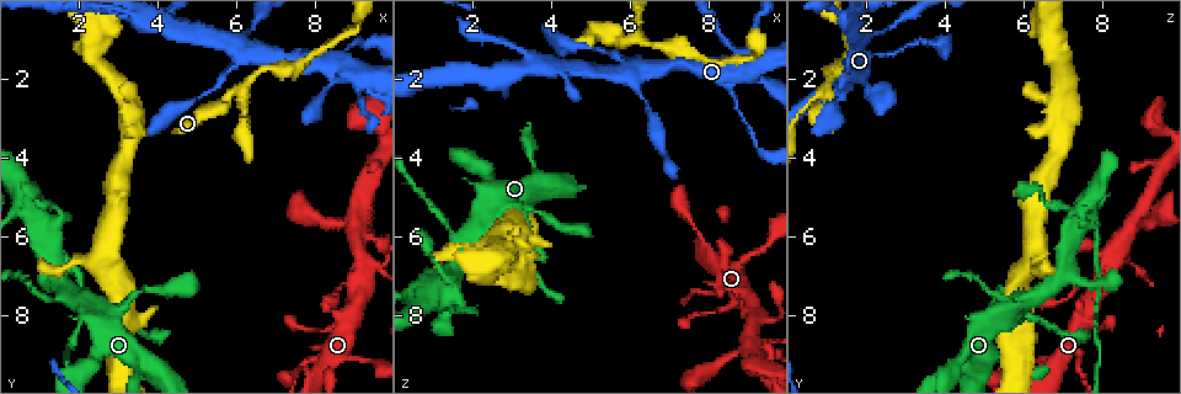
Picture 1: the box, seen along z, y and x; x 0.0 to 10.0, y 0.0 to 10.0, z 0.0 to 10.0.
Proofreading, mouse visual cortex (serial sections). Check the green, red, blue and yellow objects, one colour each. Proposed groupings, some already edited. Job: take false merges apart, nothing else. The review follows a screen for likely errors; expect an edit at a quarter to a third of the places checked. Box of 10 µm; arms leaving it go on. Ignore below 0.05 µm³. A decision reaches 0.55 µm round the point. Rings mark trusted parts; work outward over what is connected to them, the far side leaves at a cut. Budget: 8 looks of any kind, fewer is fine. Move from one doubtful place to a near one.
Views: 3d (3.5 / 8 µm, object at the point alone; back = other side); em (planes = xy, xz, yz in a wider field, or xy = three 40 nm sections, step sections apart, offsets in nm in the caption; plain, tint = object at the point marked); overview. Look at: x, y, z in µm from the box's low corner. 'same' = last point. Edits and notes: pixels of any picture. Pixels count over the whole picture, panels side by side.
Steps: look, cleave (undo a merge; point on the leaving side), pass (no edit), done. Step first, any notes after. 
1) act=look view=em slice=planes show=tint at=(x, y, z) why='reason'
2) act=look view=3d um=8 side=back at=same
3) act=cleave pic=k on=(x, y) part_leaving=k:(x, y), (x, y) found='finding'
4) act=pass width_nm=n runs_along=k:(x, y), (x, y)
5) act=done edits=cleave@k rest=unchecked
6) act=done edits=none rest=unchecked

act=look view=3d um=8 side=back at=(6.30, 1.25, 1.80) why='thin neck'

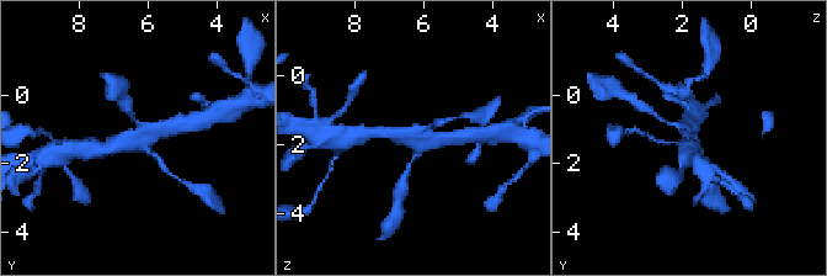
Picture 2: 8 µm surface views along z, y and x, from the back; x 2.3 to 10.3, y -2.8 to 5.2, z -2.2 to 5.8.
act=look view=3d um=3.5 at=same why='zoom in'

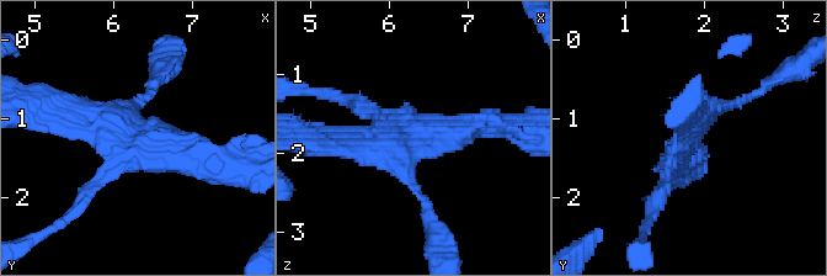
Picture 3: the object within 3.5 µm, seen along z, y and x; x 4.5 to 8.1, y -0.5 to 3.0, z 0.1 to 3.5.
act=look view=em slice=xy step=2 show=tint at=(6.30, 1.30, 1.75) why='shape alone is not enough'

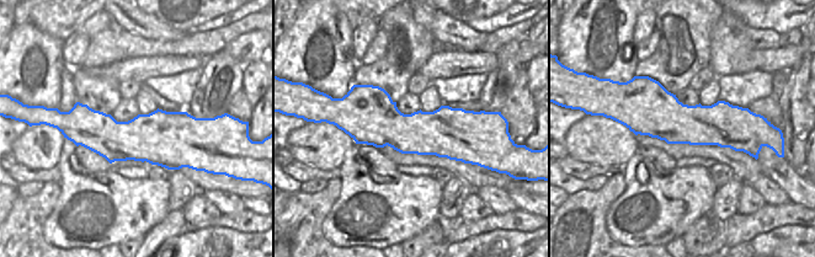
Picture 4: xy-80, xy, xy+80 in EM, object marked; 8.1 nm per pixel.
act=pass found='one cell here'

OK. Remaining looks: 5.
act=look view=3d um=8 at=(1.80, 7.60, 6.20) why='two arms in line, one across'

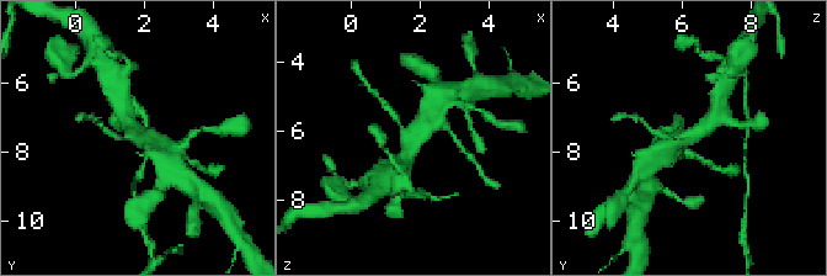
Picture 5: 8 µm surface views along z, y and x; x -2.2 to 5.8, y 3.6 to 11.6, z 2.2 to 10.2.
act=look view=3d um=3.5 at=same why='zoom in'

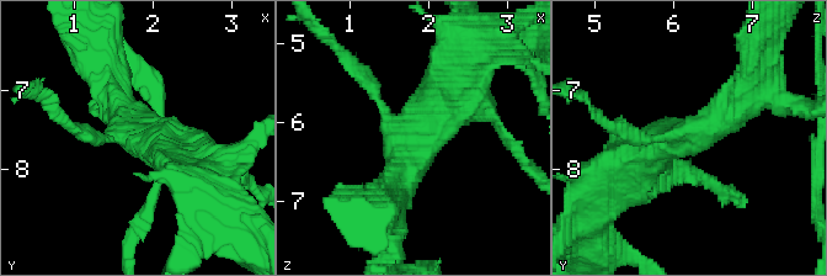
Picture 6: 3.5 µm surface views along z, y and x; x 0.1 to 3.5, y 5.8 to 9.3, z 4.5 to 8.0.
act=look view=em slice=xy step=5 show=tint at=(1.85, 7.60, 6.10) arms=3 arm_widths_nm=150,450,500 why='shape alone is not enough'

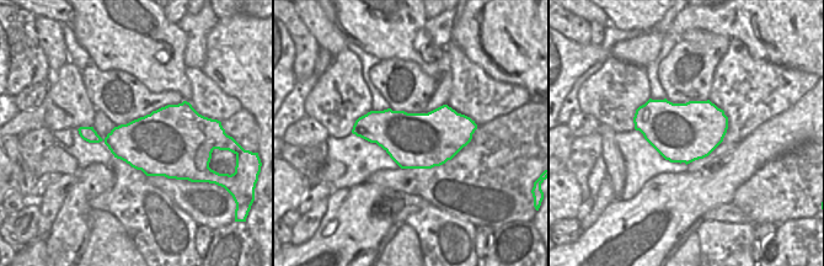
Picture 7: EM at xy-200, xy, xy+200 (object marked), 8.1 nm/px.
act=pass runs_along=6:(628, 169), (747, 96) found='one cell here'

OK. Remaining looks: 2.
act=done edits=none rest=unchecked

